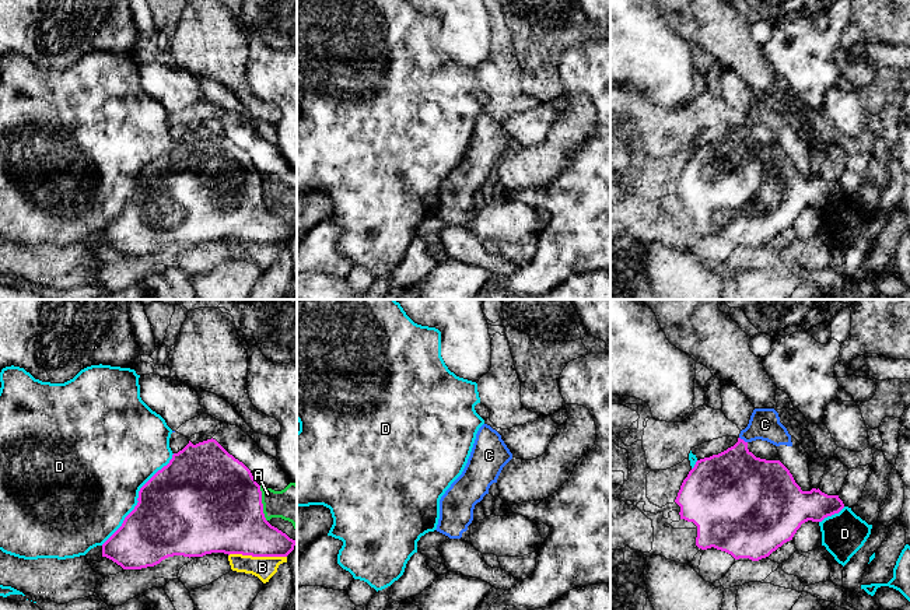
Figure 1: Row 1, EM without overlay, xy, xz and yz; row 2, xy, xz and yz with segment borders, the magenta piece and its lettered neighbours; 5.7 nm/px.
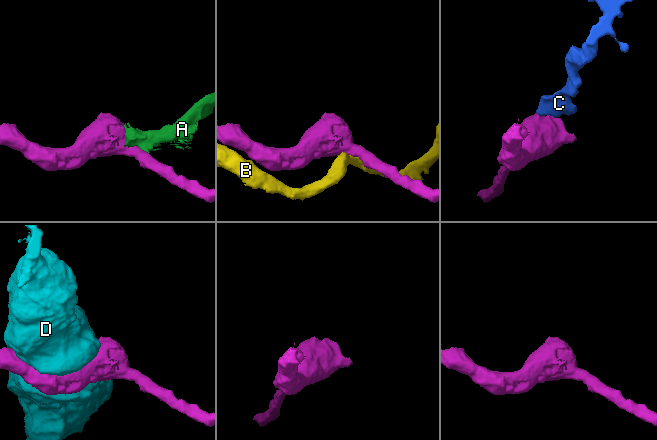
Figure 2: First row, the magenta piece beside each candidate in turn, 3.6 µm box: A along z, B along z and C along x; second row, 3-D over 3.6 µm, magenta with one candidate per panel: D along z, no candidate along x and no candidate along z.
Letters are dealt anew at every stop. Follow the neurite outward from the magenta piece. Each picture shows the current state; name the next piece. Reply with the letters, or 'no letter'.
no letter

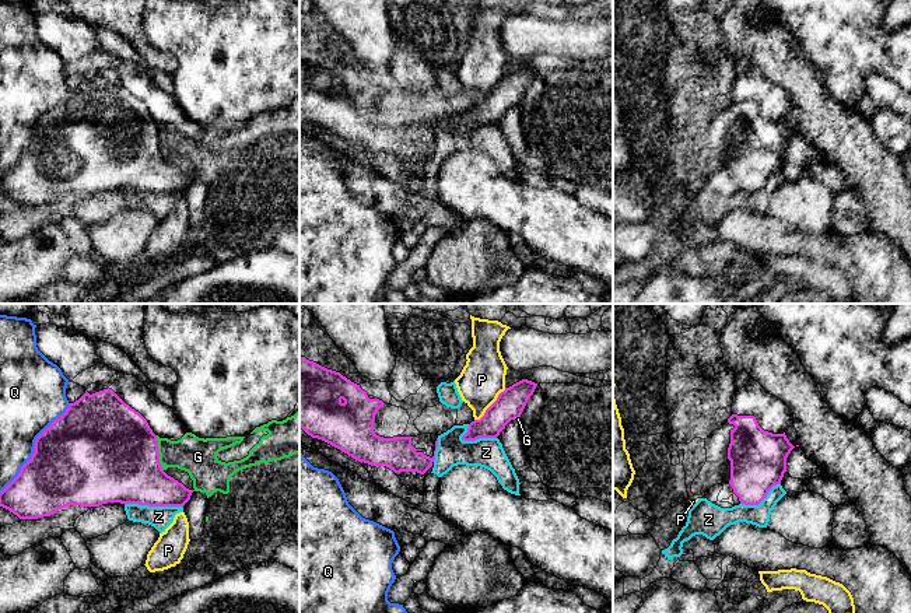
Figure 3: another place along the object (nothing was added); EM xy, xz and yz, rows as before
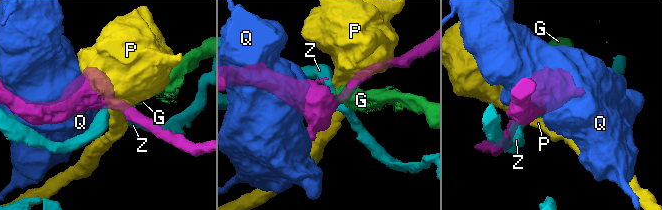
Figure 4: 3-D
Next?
no letter

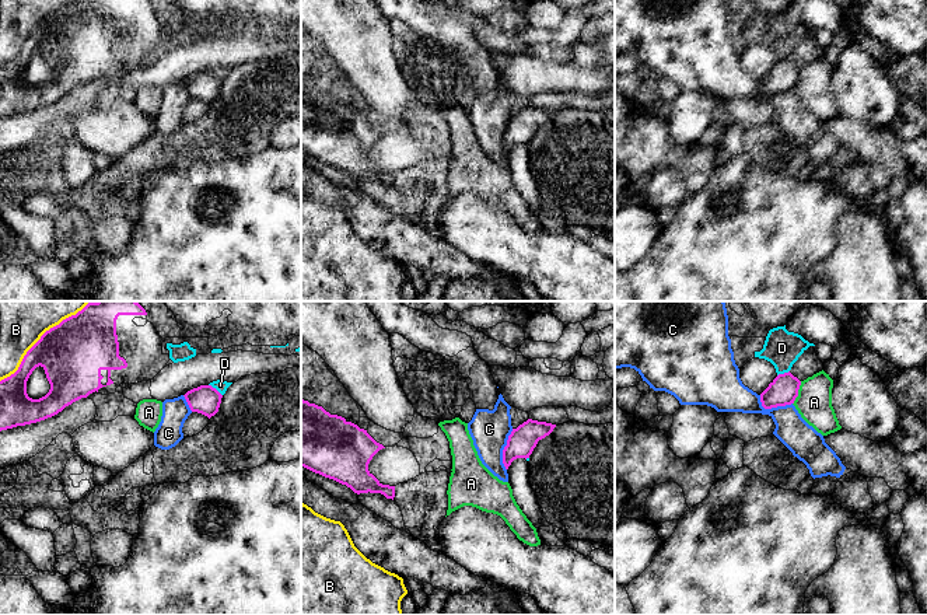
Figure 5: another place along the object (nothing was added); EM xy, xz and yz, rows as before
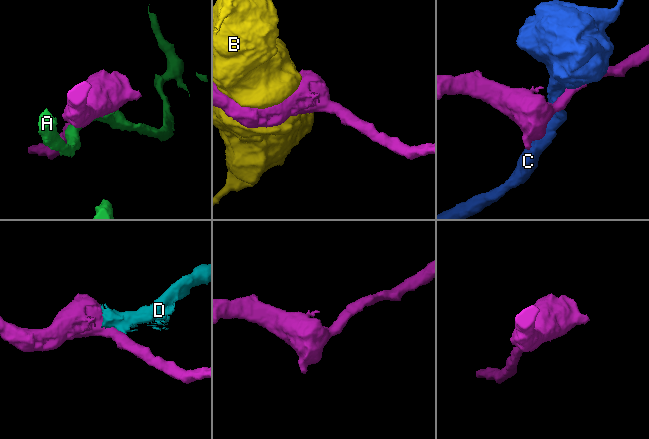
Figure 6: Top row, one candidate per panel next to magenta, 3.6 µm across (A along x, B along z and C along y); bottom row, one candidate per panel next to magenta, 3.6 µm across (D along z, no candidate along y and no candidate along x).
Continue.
no letter

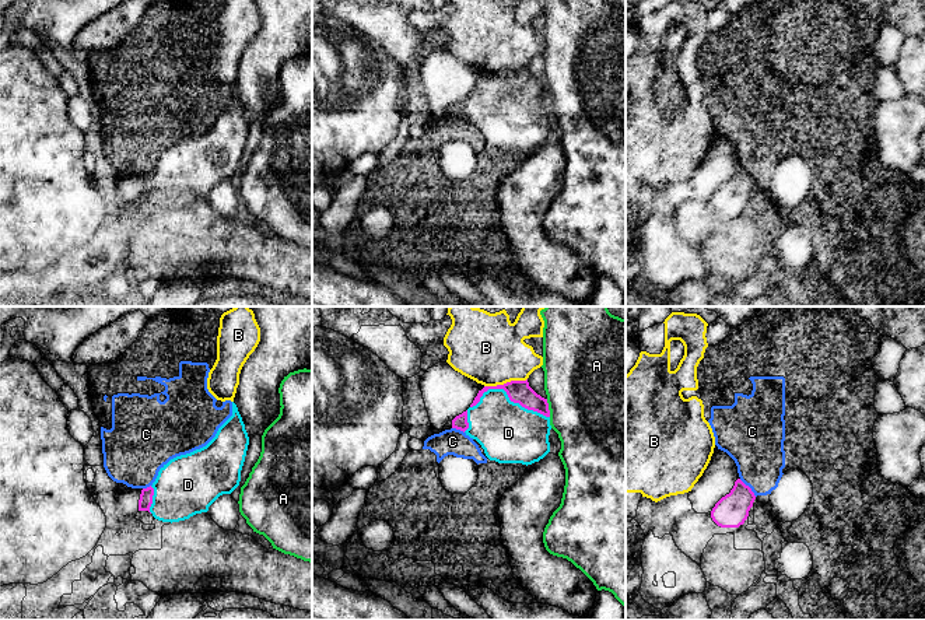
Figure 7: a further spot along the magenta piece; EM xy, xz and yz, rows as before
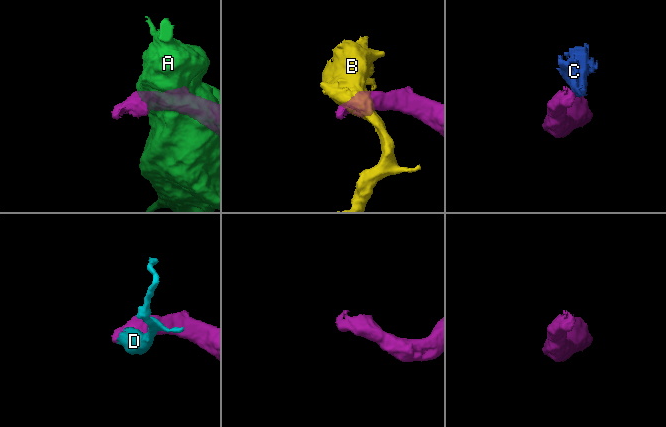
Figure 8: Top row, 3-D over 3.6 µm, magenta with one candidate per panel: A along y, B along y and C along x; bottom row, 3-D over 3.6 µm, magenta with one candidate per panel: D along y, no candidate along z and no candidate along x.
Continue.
D

